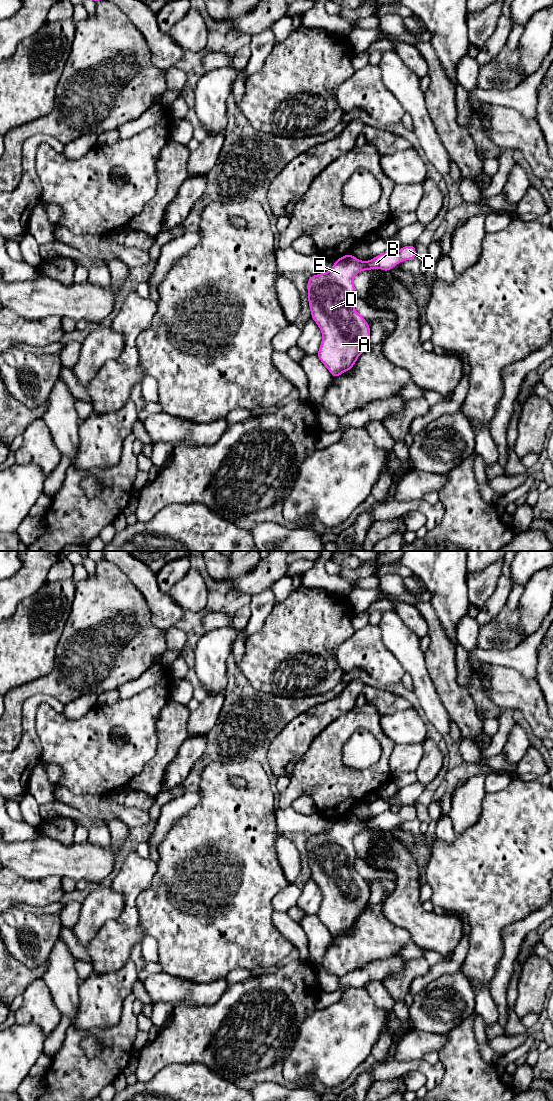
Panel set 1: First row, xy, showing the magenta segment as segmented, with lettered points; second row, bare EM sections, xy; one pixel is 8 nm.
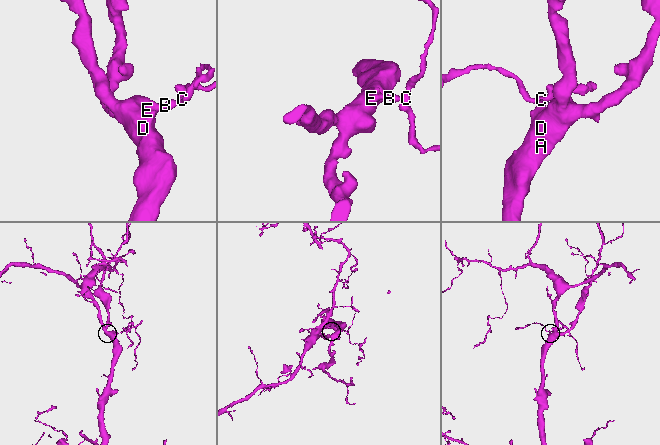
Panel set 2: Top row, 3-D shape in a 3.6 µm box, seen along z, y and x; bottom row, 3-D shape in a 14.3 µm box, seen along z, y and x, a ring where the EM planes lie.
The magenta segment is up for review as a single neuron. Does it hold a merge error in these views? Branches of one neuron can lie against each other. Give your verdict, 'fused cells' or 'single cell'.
single cell

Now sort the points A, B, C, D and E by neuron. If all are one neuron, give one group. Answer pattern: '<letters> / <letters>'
A B C D E

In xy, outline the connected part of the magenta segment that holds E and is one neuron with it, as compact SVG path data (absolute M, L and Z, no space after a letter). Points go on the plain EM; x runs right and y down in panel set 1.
M415 804L405 805L397 813L388 810L369 821L360 821L348 813L336 819L327 833L315 834L308 839L310 877L323 895L316 915L332 938L351 930L370 901L370 886L354 868L355 835L378 828L389 832L401 821L415 818Z

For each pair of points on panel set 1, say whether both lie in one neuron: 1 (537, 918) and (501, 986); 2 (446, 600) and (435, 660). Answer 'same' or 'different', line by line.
1: same
2: different

